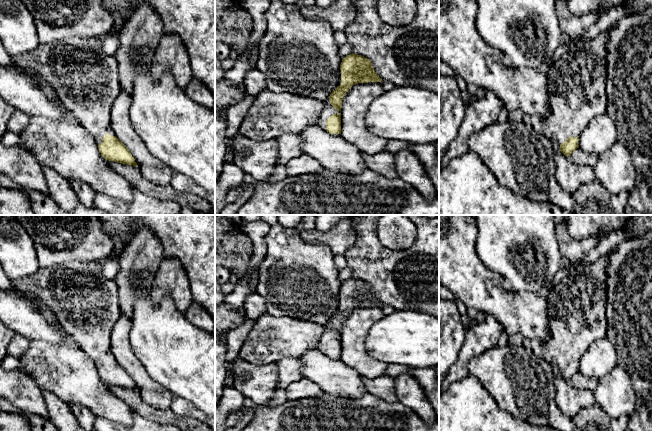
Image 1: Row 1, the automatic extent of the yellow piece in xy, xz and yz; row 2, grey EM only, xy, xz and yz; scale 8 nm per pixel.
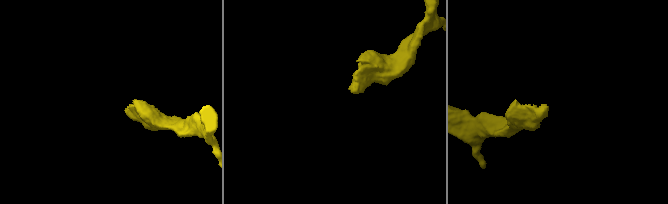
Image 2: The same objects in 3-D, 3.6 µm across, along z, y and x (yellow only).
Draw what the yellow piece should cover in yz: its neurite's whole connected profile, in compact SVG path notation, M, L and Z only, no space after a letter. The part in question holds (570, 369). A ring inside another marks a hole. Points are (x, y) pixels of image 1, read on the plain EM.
M608 254L587 264L571 263L569 272L550 292L546 299L550 338L546 343L524 339L523 346L544 358L550 365L560 368L560 375L570 380L579 372L578 364L584 352L597 339L606 337L608 322L607 305Z

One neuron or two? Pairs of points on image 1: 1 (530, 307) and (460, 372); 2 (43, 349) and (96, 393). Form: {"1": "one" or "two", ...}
{"1": "two", "2": "one"}

